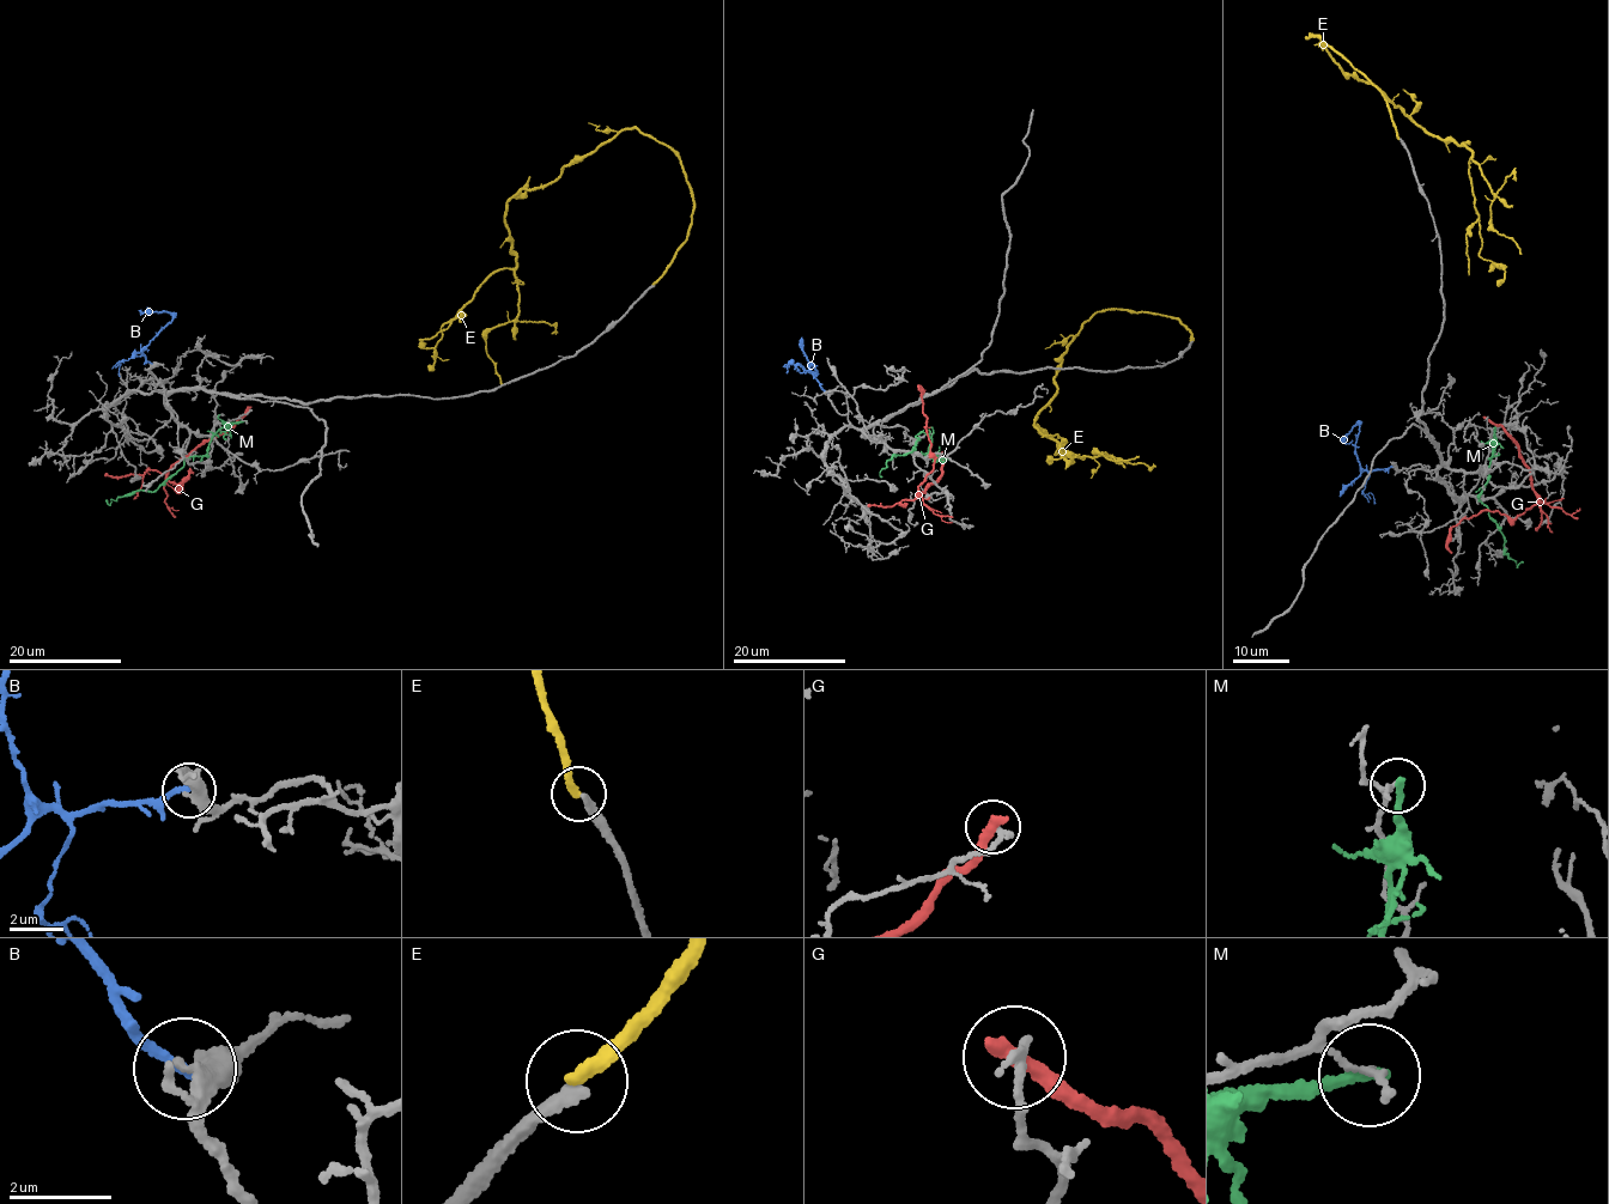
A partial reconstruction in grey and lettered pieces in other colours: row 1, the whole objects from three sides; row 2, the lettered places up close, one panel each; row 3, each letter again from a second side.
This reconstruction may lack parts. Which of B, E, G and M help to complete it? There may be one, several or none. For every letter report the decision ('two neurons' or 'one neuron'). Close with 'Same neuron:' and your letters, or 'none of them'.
B: two neurons
E: two neurons
G: two neurons
M: two neurons
Same neuron: none of them

